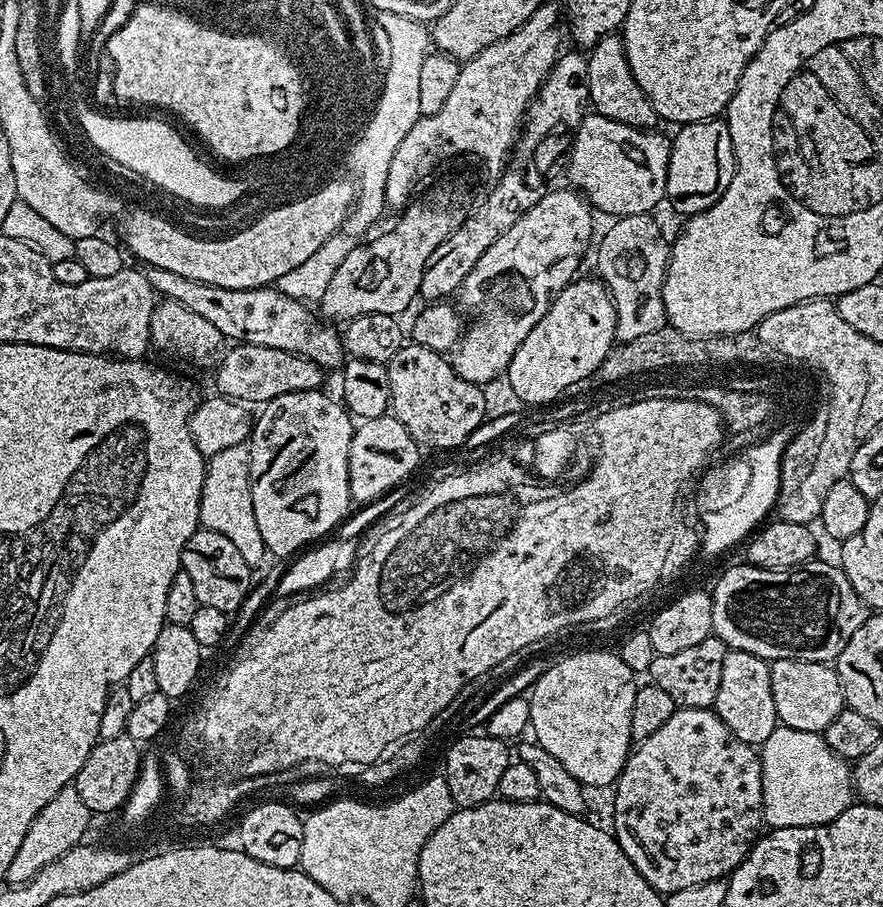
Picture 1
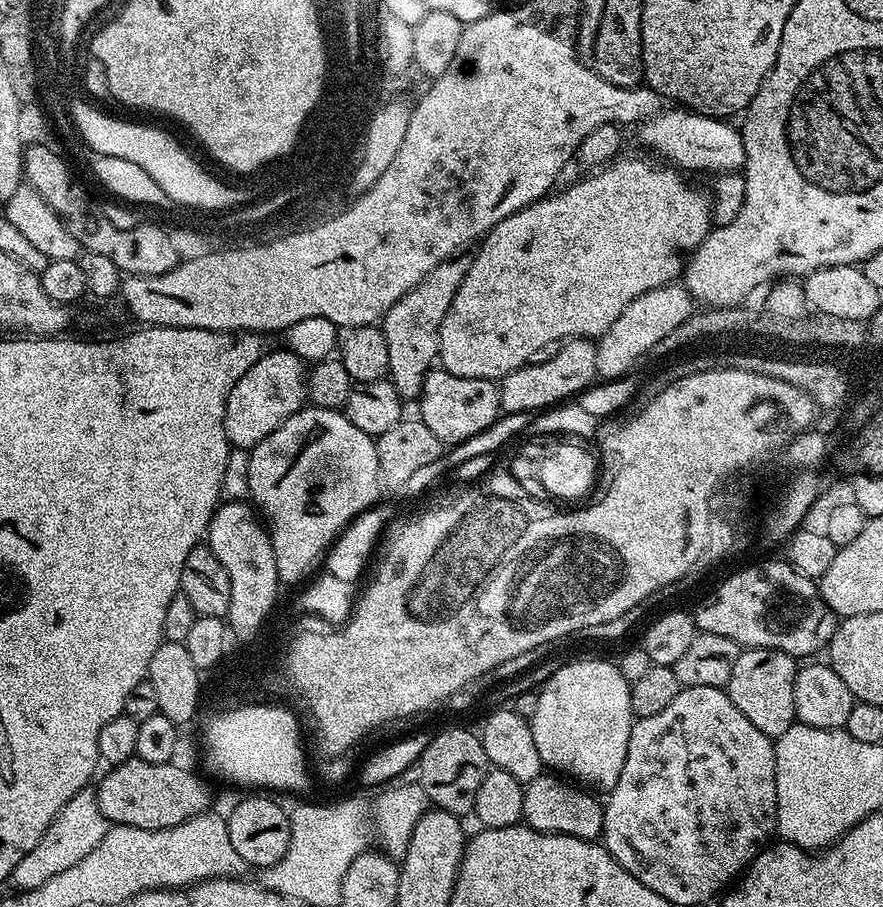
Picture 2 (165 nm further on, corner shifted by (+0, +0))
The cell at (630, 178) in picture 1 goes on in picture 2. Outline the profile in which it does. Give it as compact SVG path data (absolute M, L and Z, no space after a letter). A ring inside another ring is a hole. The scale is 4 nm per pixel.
M678 106L659 112L654 118L639 125L638 132L641 142L649 148L647 151L653 157L685 173L736 174L746 162L746 146L742 142L740 128L724 118L704 116L701 112L689 112Z

